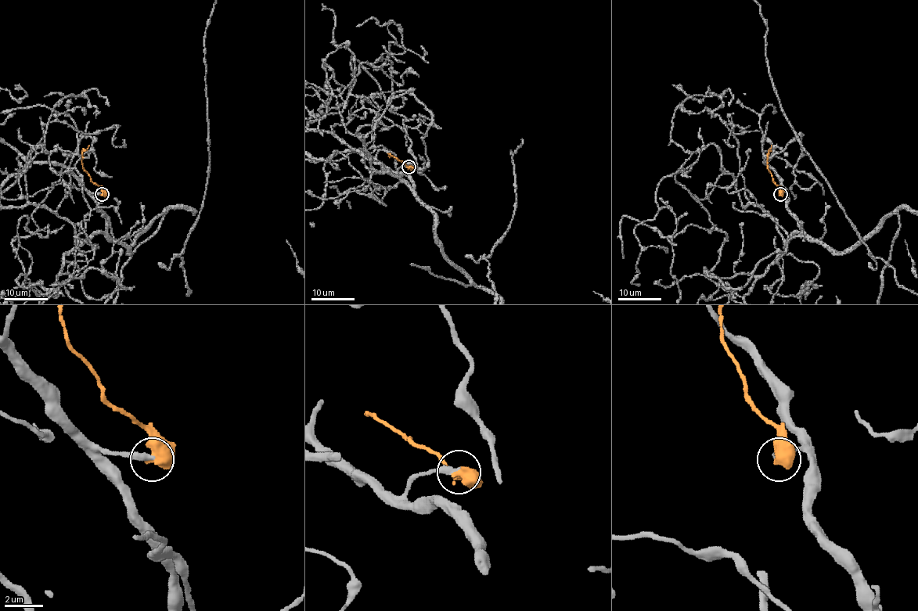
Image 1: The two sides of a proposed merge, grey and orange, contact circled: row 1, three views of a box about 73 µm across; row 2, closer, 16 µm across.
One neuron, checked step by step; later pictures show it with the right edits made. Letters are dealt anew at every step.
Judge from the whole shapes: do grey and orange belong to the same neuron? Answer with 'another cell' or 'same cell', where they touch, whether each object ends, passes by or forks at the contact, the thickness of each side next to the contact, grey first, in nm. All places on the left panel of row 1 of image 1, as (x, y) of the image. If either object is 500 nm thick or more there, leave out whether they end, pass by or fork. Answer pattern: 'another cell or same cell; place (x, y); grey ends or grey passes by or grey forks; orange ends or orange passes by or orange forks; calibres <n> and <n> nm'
another cell; place (102, 194); calibres 360 and 700 nm

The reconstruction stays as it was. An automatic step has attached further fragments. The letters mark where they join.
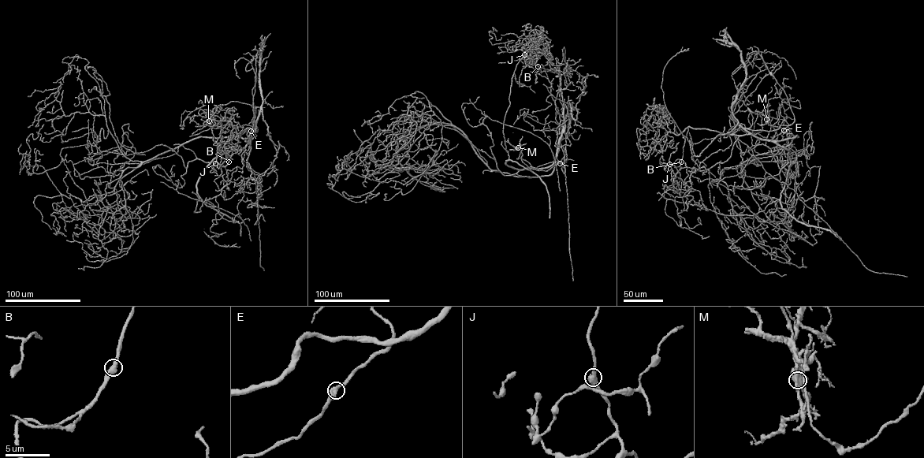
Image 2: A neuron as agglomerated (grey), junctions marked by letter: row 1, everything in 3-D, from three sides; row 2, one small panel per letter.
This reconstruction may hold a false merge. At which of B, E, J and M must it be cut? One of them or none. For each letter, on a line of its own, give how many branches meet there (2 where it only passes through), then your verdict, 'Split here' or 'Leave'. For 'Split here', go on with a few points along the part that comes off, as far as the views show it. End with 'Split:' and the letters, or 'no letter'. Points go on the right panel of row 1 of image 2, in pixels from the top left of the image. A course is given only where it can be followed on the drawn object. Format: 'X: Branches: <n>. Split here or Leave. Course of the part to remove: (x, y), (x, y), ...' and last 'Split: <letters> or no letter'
B: Branches: 2. Leave
E: Branches: 2. Leave
J: Branches: 2. Leave
M: Branches: 4. Leave
Split: no letter

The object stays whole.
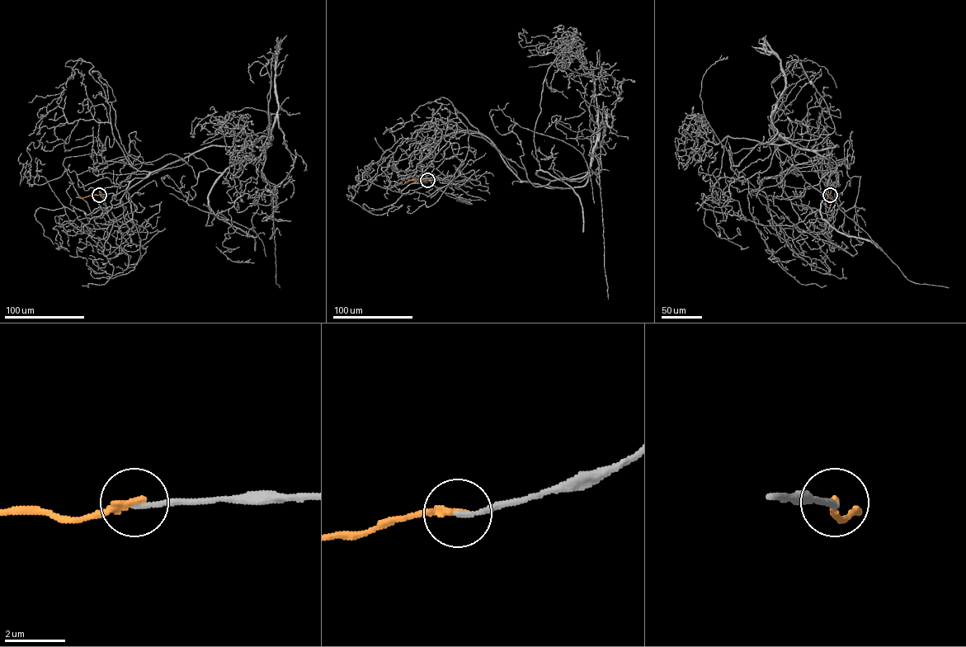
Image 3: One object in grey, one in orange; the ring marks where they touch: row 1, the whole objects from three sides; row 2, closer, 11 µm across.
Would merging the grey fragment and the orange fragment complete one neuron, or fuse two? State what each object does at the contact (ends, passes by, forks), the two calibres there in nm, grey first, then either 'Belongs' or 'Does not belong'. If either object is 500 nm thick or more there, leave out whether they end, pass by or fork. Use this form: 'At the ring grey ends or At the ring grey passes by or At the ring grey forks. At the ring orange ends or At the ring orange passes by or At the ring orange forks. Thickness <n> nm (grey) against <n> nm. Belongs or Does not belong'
At the ring grey ends. At the ring orange ends. Thickness 180 nm (grey) against 280 nm. Belongs

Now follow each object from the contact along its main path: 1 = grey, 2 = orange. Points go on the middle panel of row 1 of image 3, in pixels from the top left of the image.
1: (427, 180), (454, 180), (429, 166), (469, 130), (547, 184), (534, 128), (559, 54), (552, 121), (582, 136)
2: (427, 180), (408, 180), (404, 183)

